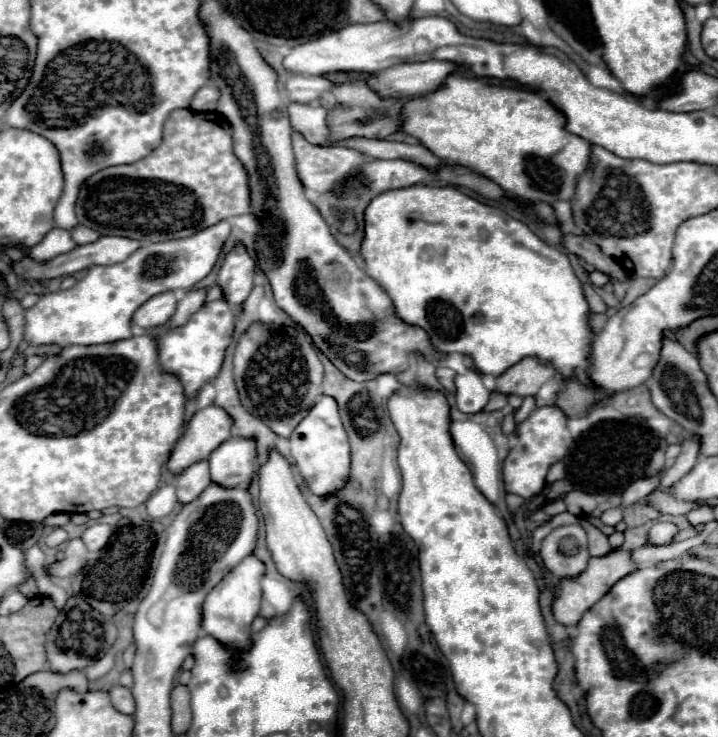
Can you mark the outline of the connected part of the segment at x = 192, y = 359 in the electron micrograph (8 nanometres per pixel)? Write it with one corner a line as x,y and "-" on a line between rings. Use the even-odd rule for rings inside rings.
211,301
211,303
205,303
187,321
187,325
179,329
169,331
167,325
155,327
155,337
159,341
161,369
179,375
185,395
195,395
205,381
217,377
225,357
225,349
229,347
233,337
233,325
235,325
235,315
231,307
225,301

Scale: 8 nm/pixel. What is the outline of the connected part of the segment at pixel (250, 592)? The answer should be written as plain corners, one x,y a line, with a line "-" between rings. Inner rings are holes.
249,555
235,569
231,569
223,577
223,581
219,581
219,585
211,589
211,593
207,595
207,601
203,605
203,631
229,649
235,651
251,649
251,637
253,637
251,623
259,615
263,569
265,569
263,563
255,555

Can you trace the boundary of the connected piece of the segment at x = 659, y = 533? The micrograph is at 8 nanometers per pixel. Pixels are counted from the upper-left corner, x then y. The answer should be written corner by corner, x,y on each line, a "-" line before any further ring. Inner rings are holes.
657,523
649,531
649,543
651,545
663,545
669,543
675,535
675,525
673,523

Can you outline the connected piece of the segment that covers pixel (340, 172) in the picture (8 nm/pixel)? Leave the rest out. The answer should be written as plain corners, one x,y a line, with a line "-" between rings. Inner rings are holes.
293,133
293,151
303,185
319,193
327,193
337,179
367,161
367,157
355,149
317,147
299,137
299,133

